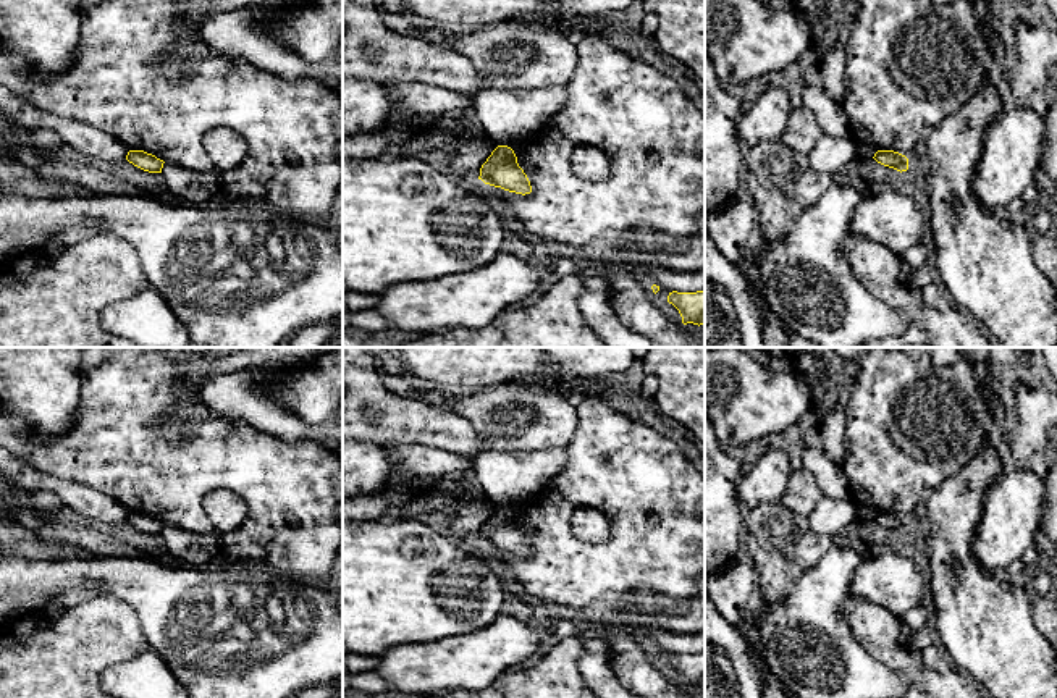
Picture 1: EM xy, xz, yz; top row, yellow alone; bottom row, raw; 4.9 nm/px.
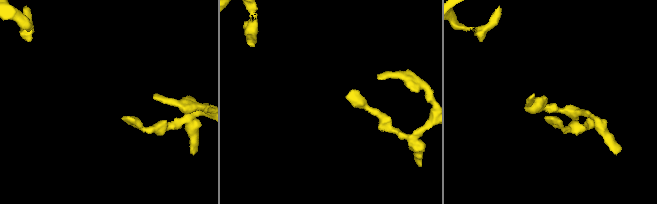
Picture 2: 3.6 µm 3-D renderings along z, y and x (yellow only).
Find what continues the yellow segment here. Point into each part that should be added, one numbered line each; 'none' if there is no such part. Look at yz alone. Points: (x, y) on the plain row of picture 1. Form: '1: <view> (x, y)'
none

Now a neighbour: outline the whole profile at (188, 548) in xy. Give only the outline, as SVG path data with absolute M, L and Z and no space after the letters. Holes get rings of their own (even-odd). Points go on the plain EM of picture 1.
M163 525L162 538L170 561L204 569L220 556L220 538L215 533L199 535L176 525Z

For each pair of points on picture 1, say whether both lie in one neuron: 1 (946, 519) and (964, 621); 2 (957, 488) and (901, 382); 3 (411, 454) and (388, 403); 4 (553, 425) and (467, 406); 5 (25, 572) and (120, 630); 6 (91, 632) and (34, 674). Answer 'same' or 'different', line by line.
1: same
2: different
3: different
4: same
5: different
6: same

